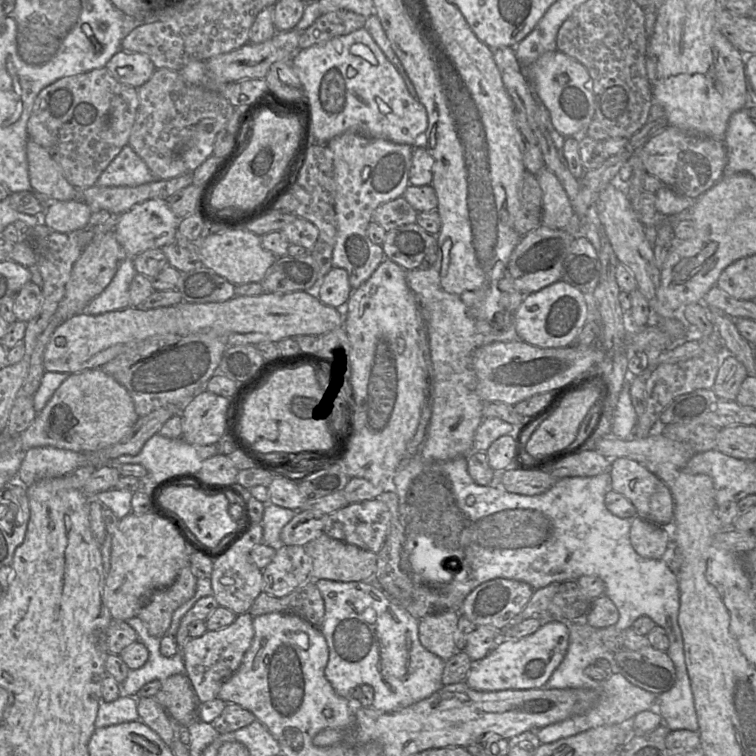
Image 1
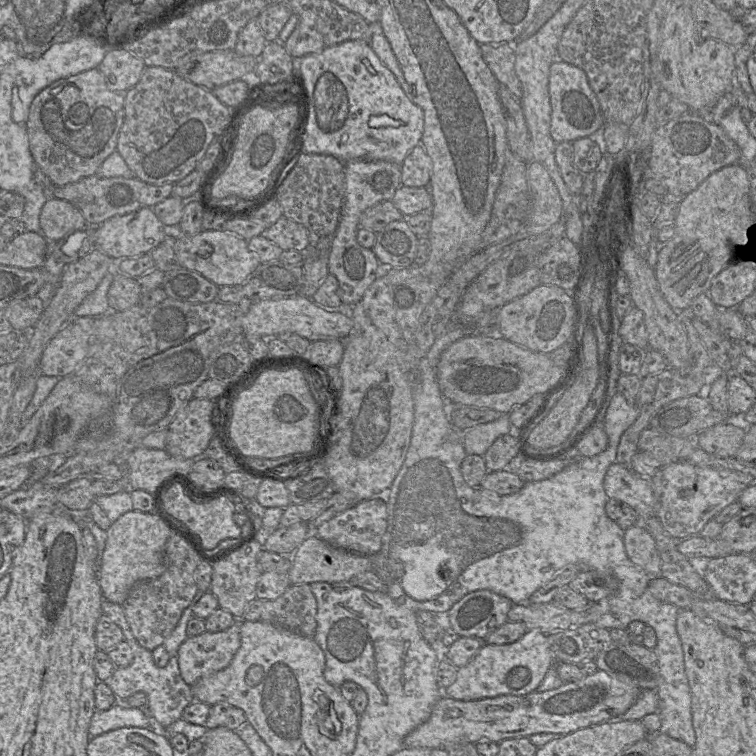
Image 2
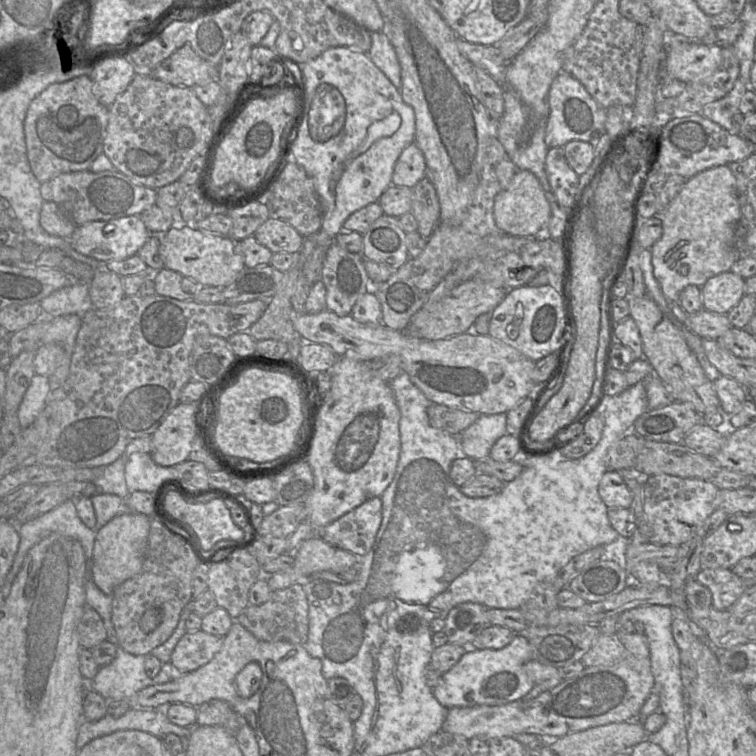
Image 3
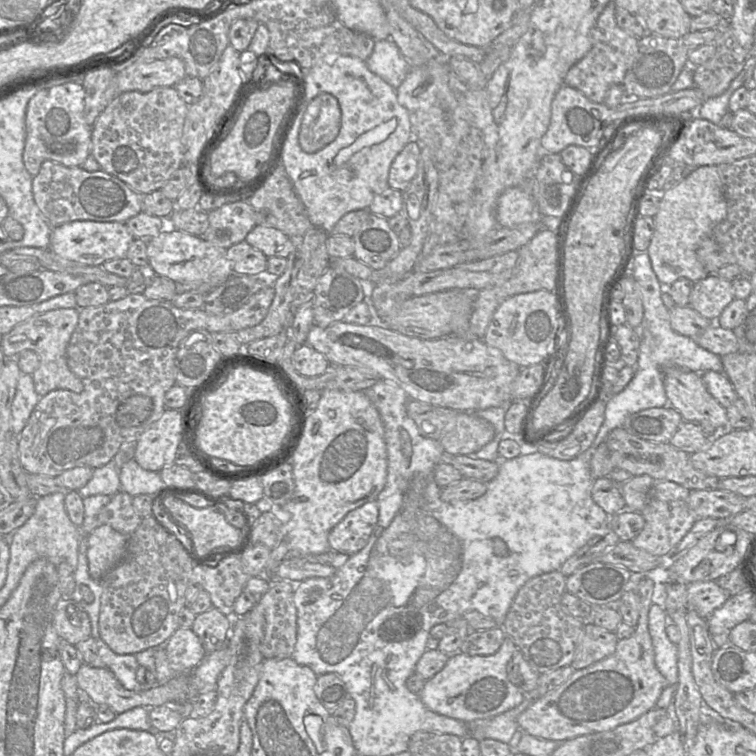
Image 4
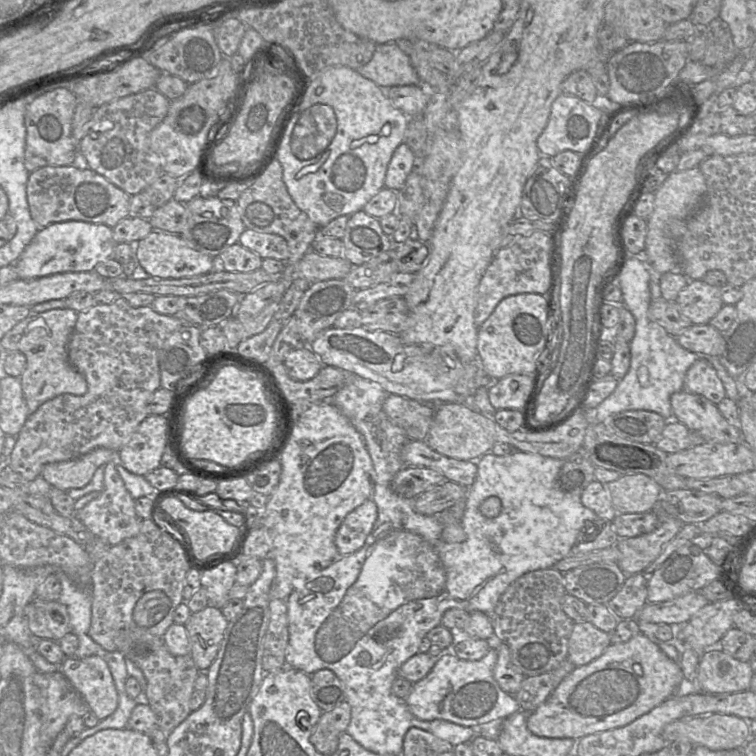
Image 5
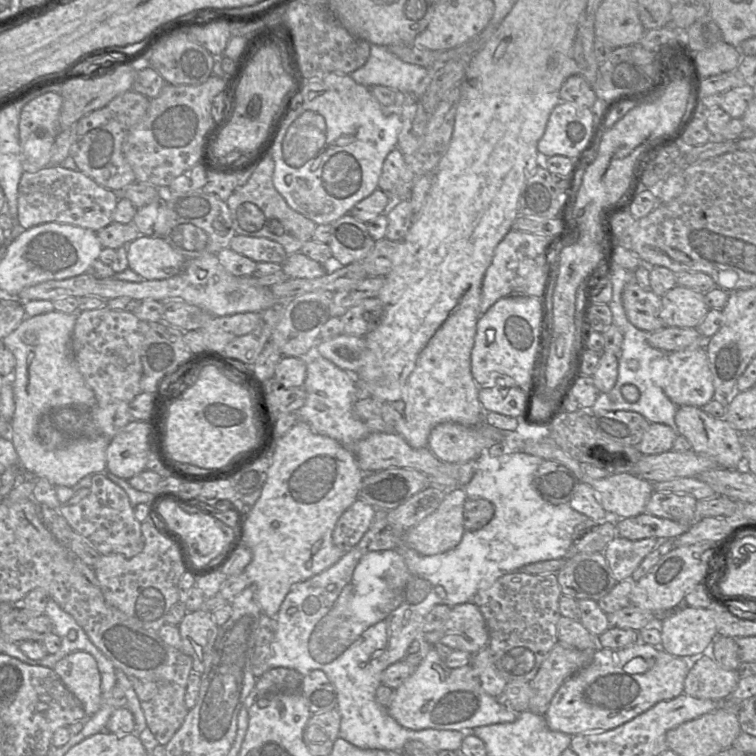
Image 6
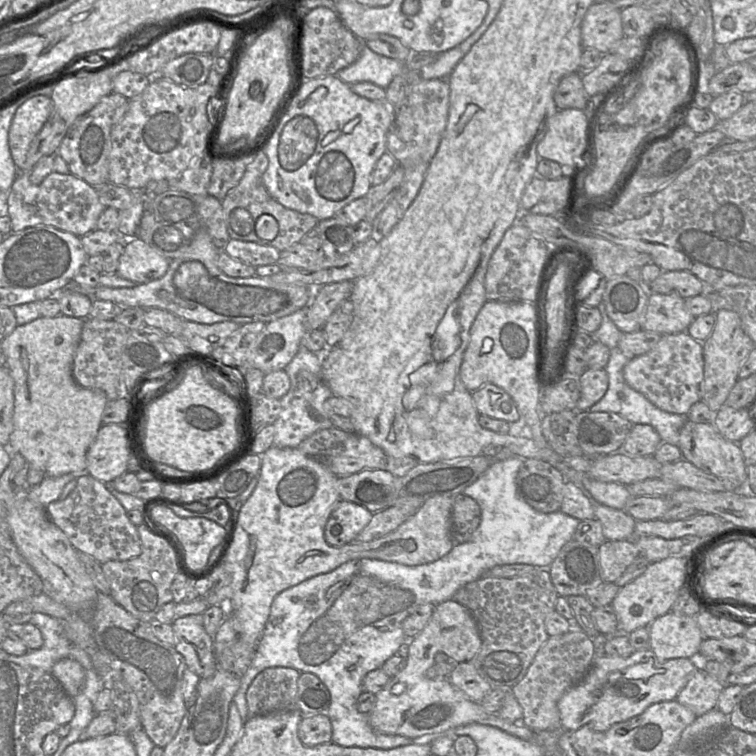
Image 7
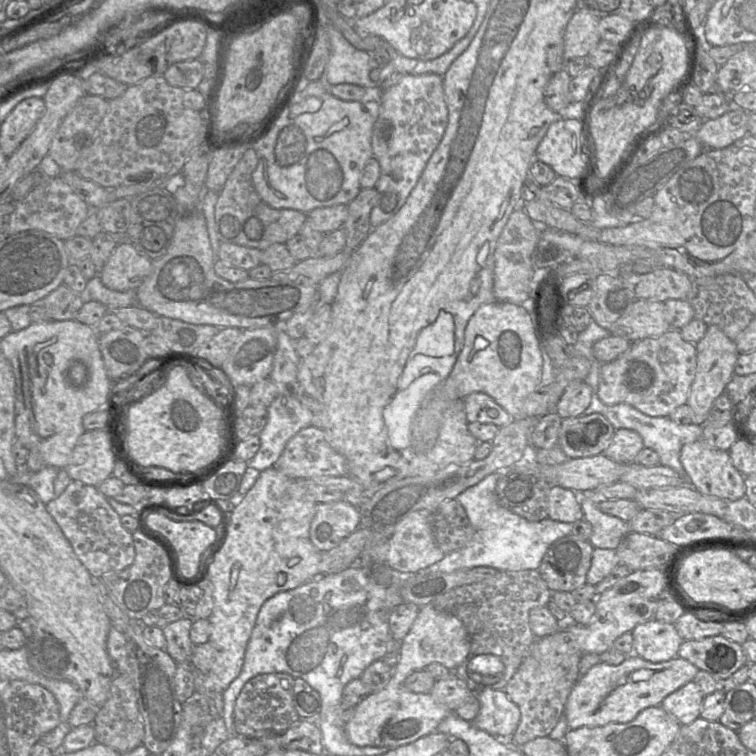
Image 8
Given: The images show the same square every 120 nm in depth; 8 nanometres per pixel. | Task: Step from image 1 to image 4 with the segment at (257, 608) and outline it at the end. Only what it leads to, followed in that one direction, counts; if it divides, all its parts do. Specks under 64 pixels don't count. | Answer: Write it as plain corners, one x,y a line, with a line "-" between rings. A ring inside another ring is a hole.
271,576
269,590
259,597
265,617
261,653
264,659
292,656
297,640
295,584

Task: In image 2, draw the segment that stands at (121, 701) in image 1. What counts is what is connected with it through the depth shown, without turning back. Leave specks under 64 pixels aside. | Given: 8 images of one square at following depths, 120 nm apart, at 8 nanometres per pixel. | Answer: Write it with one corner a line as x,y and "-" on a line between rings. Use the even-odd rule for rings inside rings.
117,701
111,708
95,710
89,724
89,739
124,727
138,727
164,734
164,727
155,721
145,708
131,708

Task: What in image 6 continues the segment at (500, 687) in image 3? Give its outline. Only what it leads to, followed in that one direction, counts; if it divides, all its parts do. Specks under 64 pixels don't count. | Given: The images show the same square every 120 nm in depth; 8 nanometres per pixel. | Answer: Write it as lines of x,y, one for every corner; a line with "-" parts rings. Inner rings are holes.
432,648
416,667
415,672
394,690
388,713
403,727
411,730
427,728
462,730
513,722
519,713
501,705
487,694
471,665
449,668

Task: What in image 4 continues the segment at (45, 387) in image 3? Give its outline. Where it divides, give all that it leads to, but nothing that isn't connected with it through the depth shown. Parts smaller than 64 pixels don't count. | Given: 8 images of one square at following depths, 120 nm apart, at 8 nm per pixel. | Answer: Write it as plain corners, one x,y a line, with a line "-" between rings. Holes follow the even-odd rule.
21,374
11,406
11,432
15,435
21,433
40,398
35,391
32,375

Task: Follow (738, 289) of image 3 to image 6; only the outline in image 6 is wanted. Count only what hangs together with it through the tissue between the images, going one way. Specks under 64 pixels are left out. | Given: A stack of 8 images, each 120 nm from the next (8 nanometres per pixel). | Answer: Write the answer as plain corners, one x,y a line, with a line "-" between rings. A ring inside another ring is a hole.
675,286
661,300
665,327
697,328
710,310
705,293
684,286

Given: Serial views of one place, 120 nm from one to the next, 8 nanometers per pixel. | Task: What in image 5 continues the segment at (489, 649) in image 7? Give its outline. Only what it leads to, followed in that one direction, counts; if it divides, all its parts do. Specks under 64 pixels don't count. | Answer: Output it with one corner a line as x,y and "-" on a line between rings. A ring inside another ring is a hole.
551,567
527,572
507,587
489,614
495,640
509,647
513,665
525,677
550,672
568,657
568,641
575,622
562,609
561,601
565,594
564,574
557,569

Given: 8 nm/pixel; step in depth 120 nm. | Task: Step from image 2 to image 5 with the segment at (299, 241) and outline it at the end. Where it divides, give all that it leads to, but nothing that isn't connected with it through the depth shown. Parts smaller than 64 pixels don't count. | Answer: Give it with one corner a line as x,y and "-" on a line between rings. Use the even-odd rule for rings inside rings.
245,229
240,235
238,243
257,253
262,259
273,258
286,262
289,257
287,241
277,234
261,233

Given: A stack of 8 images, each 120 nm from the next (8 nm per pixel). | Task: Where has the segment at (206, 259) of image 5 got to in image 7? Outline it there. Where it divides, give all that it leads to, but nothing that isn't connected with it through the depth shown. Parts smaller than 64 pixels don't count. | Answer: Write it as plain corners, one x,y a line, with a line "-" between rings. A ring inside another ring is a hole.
135,238
124,246
116,274
137,284
144,284
164,276
169,262
169,258

